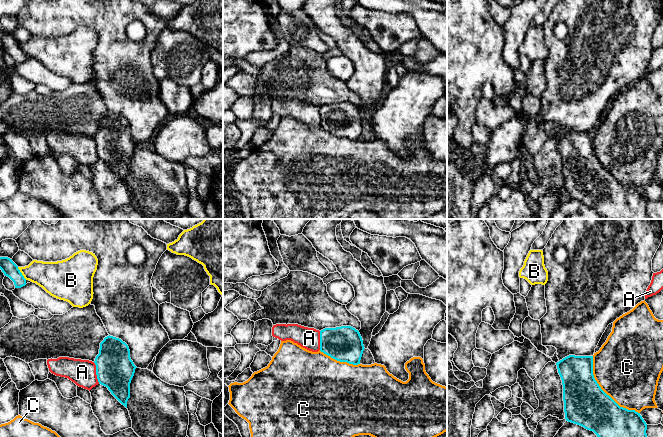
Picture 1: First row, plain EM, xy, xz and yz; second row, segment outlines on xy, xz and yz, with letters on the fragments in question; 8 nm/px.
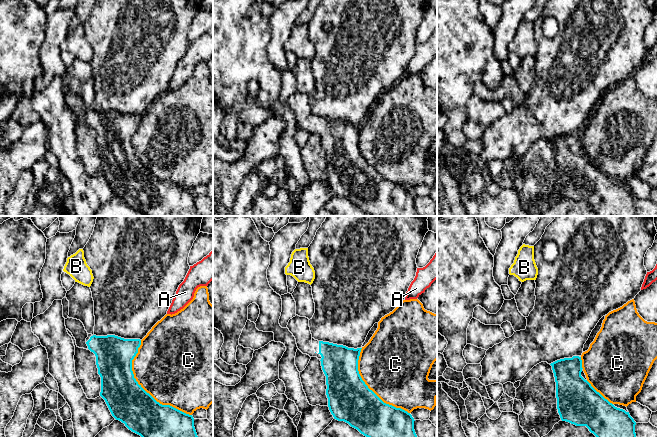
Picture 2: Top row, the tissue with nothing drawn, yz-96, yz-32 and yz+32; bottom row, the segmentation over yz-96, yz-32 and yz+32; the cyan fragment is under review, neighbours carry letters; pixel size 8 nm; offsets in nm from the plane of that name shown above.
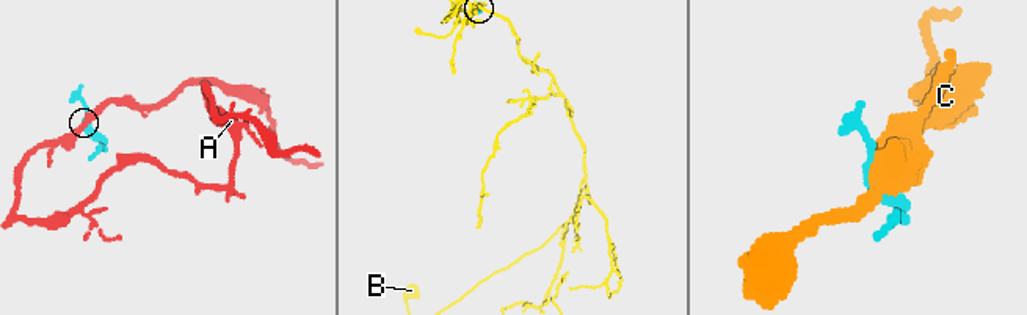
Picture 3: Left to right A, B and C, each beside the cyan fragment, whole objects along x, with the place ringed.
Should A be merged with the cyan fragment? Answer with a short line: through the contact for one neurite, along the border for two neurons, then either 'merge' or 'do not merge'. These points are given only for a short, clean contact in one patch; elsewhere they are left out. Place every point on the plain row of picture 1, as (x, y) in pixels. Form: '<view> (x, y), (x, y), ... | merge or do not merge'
do not merge

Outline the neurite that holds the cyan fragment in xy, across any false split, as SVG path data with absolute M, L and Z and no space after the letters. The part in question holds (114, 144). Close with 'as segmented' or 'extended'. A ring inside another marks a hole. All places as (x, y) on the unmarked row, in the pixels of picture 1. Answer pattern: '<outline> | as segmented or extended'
M110 111L105 113L100 119L99 130L94 139L99 160L107 163L111 170L127 184L127 177L130 174L130 159L137 144L130 134L128 121L119 114Z | as segmented

